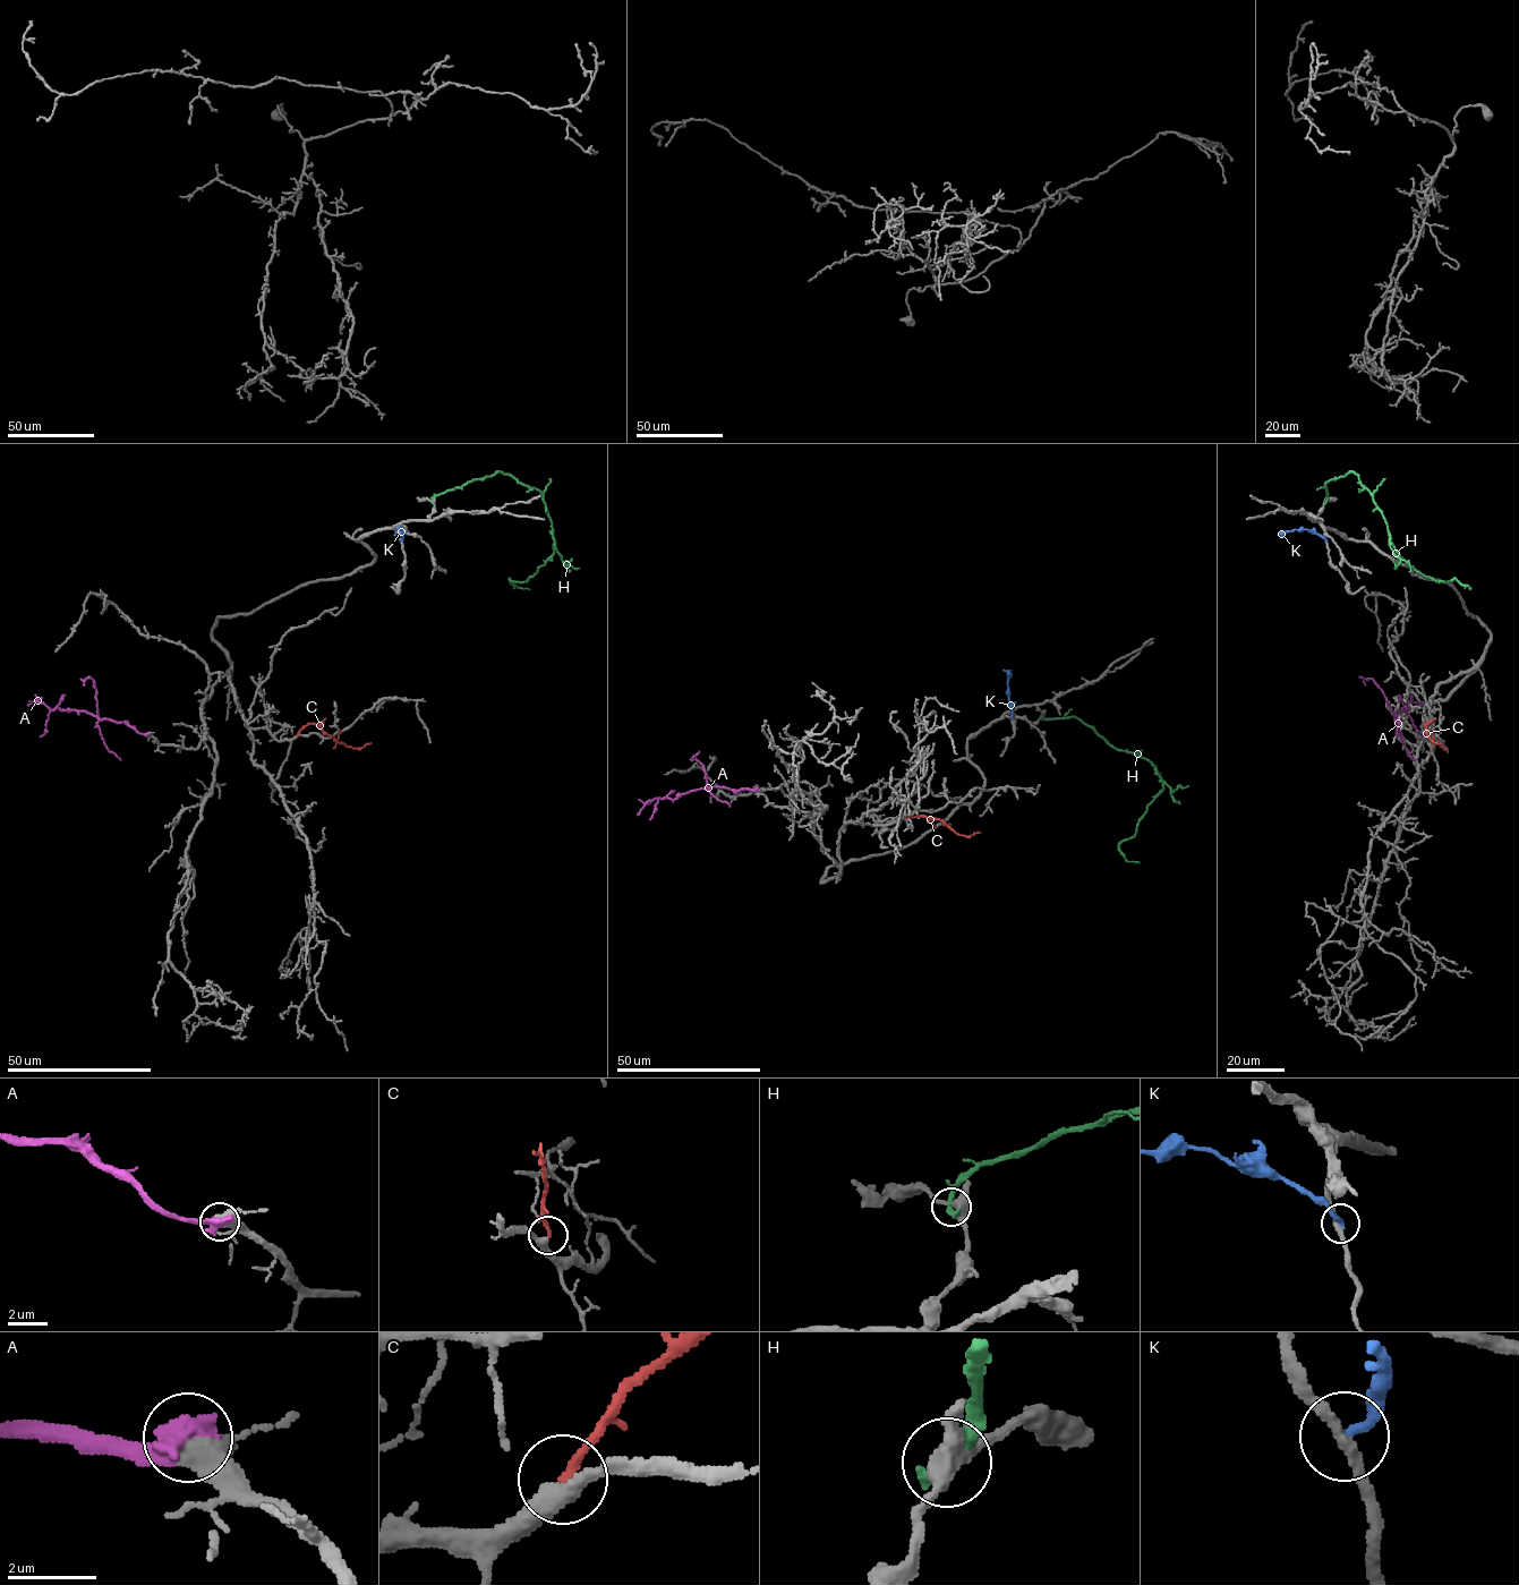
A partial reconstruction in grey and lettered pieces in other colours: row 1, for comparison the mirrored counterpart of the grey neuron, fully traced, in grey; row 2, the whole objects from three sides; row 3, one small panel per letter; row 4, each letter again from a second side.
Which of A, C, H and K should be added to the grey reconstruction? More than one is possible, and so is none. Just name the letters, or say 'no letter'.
A, C

